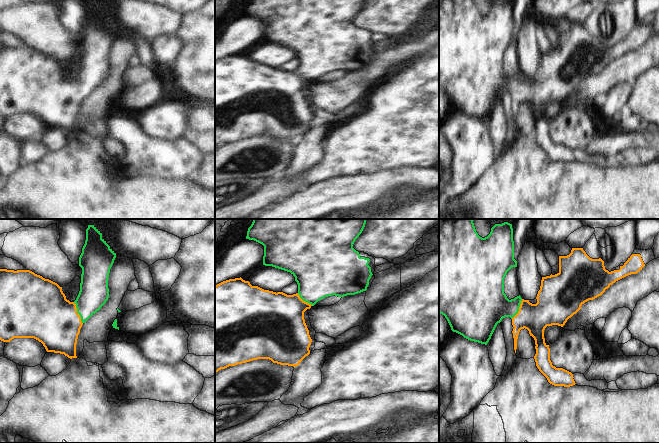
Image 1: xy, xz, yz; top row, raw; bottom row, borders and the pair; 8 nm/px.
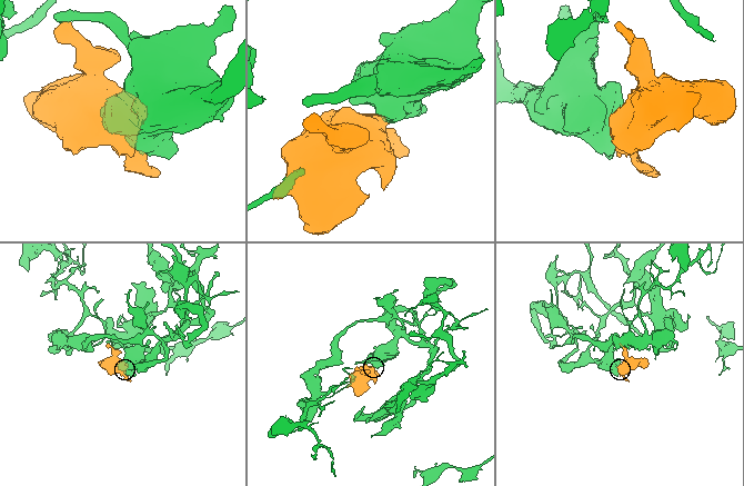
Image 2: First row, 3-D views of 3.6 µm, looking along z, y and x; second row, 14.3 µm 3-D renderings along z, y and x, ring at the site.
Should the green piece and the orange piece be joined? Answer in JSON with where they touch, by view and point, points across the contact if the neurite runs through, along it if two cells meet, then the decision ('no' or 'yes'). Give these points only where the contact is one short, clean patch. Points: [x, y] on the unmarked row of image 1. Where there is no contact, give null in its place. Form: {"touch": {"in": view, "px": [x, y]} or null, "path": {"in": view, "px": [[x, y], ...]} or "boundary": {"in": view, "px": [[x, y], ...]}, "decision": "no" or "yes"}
{"touch": {"in": "xy", "px": [77, 88]}, "path": {"in": "xy", "px": [[94, 68], [91, 74], [77, 88], [72, 91], [46, 91]]}, "decision": "yes"}

